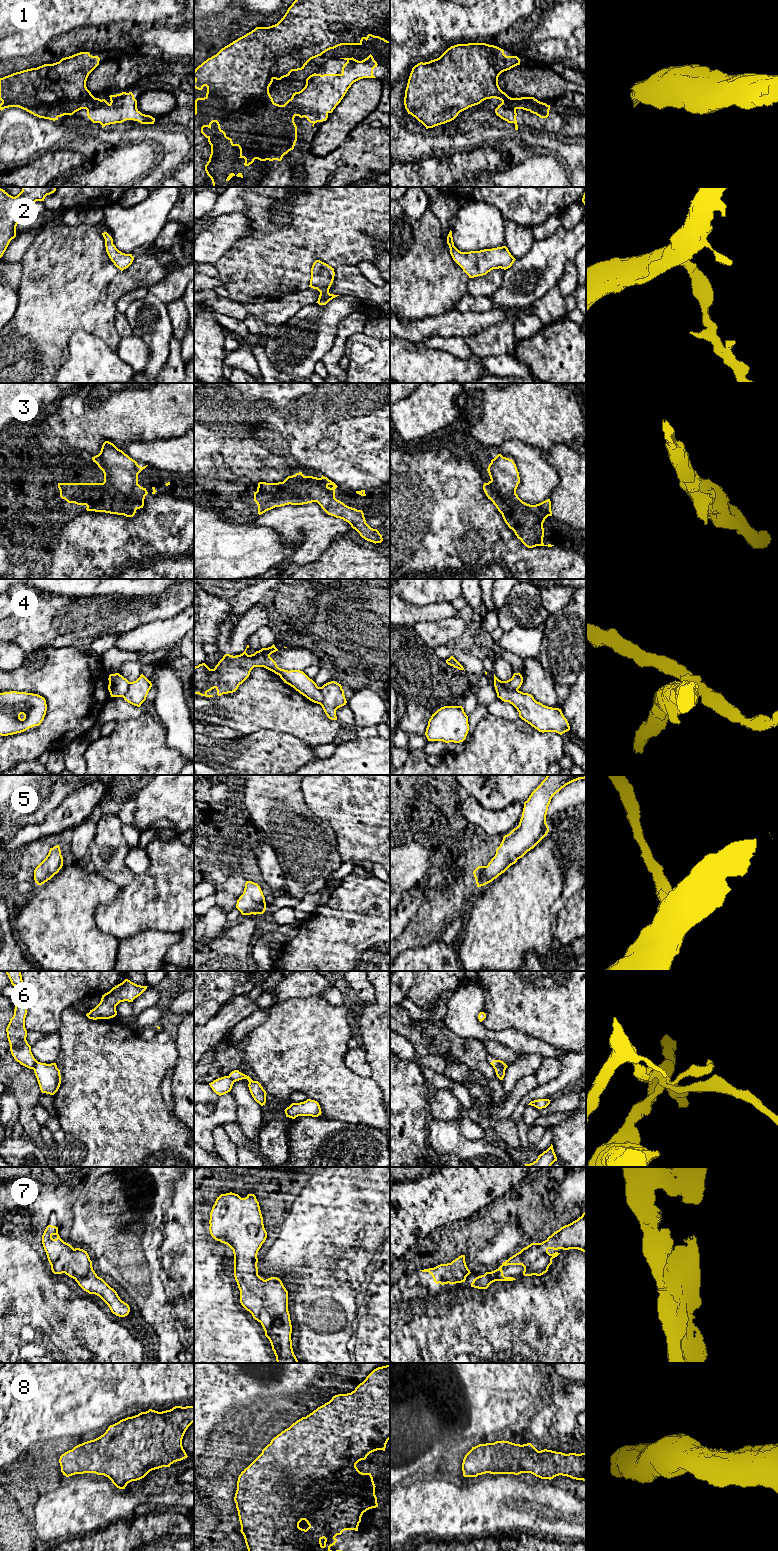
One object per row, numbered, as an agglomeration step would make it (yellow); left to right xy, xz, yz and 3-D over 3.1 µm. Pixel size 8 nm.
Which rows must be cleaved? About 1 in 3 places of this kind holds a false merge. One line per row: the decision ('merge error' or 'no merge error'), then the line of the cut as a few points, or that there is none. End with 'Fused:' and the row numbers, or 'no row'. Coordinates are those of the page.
1: merge error | xz (282, 105), (295, 115)
2: no merge error | no cut
3: no merge error | no cut
4: merge error | yz (502, 681), (507, 689), (517, 690)
5: no merge error | no cut
6: merge error | xy (37, 1061), (33, 1069)
7: no merge error | no cut
8: no merge error | no cut
Fused: 1, 4, 6

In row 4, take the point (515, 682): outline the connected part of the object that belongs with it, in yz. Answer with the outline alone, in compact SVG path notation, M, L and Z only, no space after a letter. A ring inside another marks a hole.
M514 673L512 678L503 681L503 684L507 690L518 690L523 683L523 677L520 673Z

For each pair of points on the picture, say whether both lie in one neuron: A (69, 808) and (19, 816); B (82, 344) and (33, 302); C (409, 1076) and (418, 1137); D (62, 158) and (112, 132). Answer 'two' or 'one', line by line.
A: two
B: two
C: one
D: two

